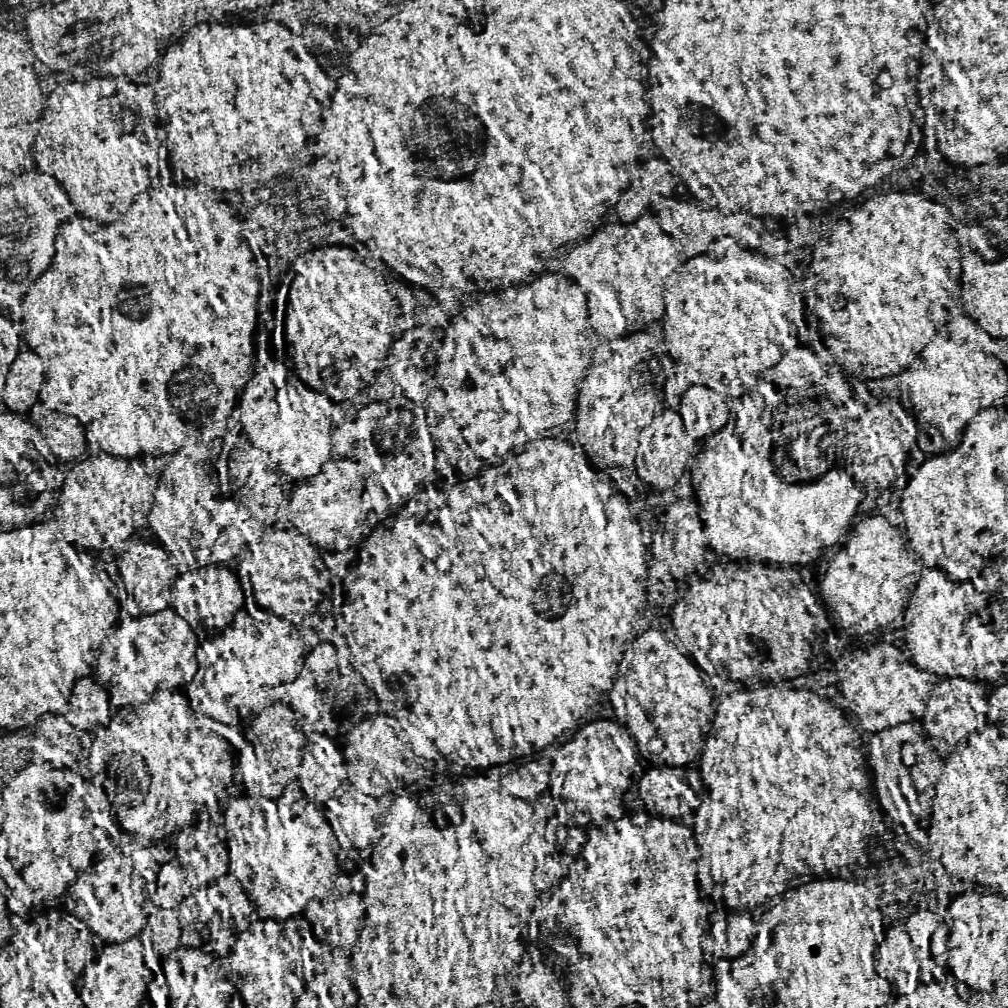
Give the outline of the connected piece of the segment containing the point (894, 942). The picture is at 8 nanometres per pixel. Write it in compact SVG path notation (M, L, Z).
M891 929L879 945L879 973L897 985L899 995L909 995L919 985L931 983L933 959L911 943L907 931Z

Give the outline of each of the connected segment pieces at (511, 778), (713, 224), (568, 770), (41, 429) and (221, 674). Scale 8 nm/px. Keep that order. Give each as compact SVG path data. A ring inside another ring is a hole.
M527 763L523 767L509 771L501 779L501 787L507 795L515 799L533 801L537 793L549 787L549 771L551 767L545 763Z
M653 195L651 197L651 211L657 215L665 233L683 241L693 253L705 253L715 241L719 241L723 237L731 237L737 245L743 245L743 247L755 247L757 241L759 241L757 231L747 227L743 221L739 221L735 217L725 217L725 215L717 215L717 213L699 211L697 207L693 207L685 201L675 201L675 199L669 199L669 197L663 197L663 195Z
M599 719L583 727L555 757L551 771L551 795L555 799L559 823L579 827L609 811L627 789L629 773L635 767L635 749L627 737L627 727Z
M37 403L29 415L35 425L35 447L43 453L43 449L51 451L61 459L79 459L87 449L85 425L71 415L55 413L47 409L47 405Z
M241 609L227 629L199 645L199 673L195 681L187 685L191 707L211 721L233 721L237 715L256 707L259 701L265 701L275 687L284 685L289 673L295 677L302 659L301 647L289 621L267 609L257 609L253 613Z

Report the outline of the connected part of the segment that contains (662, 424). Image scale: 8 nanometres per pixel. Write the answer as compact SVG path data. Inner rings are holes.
M667 411L667 413L657 415L647 427L641 429L641 443L635 457L635 467L637 467L639 477L647 481L649 485L671 487L683 473L683 465L685 465L691 445L693 445L693 437L691 433L687 433L679 413Z

